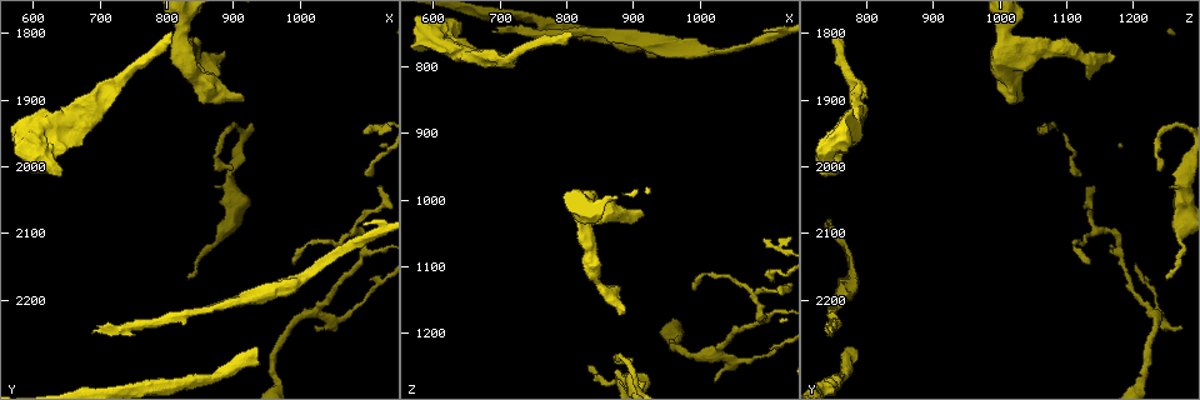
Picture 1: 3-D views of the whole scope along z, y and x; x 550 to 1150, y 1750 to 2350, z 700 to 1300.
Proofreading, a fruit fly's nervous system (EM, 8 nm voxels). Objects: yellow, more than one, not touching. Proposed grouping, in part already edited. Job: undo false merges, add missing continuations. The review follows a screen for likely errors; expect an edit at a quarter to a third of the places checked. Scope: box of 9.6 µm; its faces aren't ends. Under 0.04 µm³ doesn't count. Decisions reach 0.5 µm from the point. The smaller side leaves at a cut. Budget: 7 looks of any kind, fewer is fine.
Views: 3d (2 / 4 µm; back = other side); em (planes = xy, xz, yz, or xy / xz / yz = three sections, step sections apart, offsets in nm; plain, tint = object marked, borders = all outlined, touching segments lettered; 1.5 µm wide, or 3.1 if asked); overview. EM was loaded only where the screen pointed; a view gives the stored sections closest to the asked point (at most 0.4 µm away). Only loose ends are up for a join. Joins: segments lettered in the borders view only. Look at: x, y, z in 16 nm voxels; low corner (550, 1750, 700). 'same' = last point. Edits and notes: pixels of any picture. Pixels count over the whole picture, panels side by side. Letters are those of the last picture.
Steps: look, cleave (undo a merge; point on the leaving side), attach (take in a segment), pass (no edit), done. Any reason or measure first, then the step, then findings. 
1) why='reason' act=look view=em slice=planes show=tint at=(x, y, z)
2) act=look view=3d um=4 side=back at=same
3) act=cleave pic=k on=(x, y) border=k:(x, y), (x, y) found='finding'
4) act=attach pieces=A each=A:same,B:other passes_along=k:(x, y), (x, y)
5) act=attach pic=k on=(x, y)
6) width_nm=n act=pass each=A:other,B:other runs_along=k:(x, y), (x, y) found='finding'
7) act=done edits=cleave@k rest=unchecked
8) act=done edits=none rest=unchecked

why='three arms meet' act=look view=3d um=2 at=(1095, 2130, 1180)

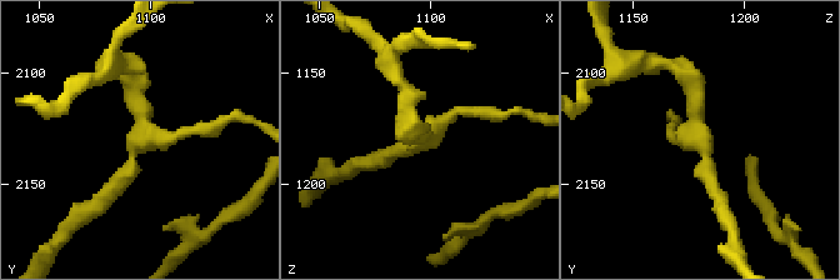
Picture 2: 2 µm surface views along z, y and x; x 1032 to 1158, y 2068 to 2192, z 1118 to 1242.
arms=3 why='now the EM' act=look view=em slice=planes show=borders at=(1099, 2129, 1178)

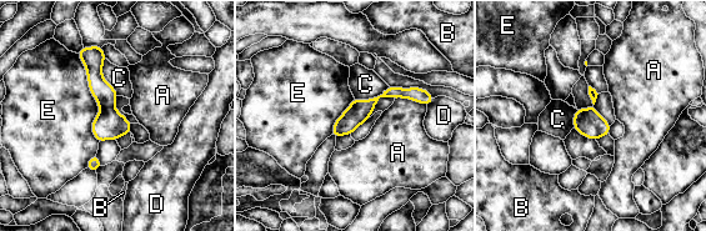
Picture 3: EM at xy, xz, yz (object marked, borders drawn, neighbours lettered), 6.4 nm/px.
width_nm=150 act=cleave pic=3 on=(109, 124) each=A:other,B:other,C:other,D:other,E:other found='two neurons meet here'

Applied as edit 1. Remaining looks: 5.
act=look view=overview

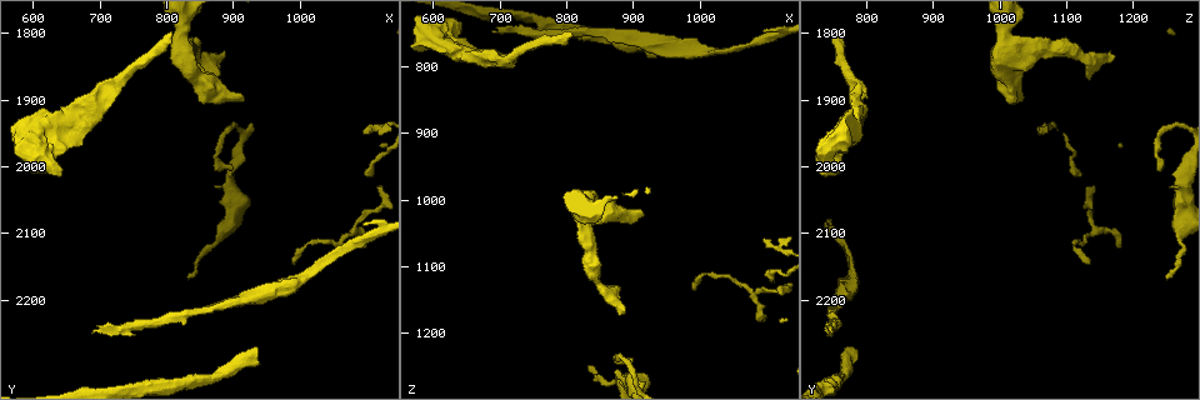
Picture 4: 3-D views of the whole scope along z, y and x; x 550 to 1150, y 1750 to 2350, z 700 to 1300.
why='branch stops here' act=look view=3d um=4 at=(885, 1835, 1175)

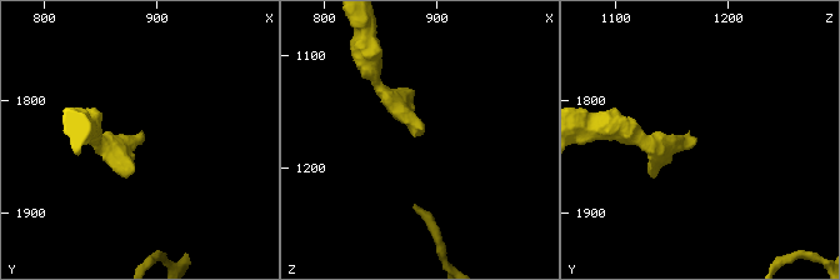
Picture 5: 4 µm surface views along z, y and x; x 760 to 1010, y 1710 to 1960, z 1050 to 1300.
why='shape alone is not enough' act=look view=em slice=xy step=4 show=tint at=(886, 1836, 1172)

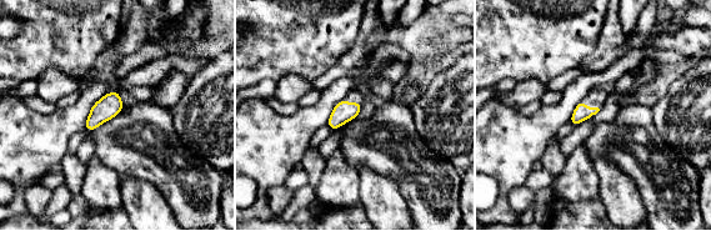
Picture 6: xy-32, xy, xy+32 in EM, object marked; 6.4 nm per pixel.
act=look view=em slice=planes show=borders at=same

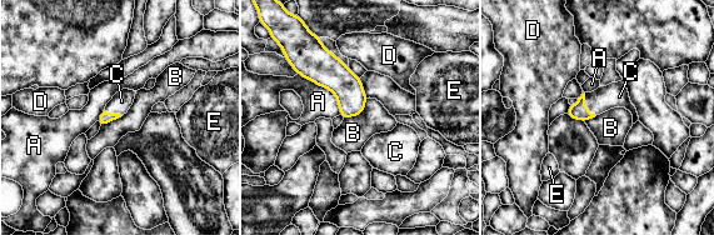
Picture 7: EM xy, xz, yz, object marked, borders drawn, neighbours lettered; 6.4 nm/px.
act=attach pieces=C each=A:other,B:other,C:same,D:other,E:other passes_along=7:(578, 110), (584, 105), (614, 95) found='it goes on there'

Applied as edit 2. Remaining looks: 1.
act=done edits=cleave@3,attach@7 rest=unchecked

